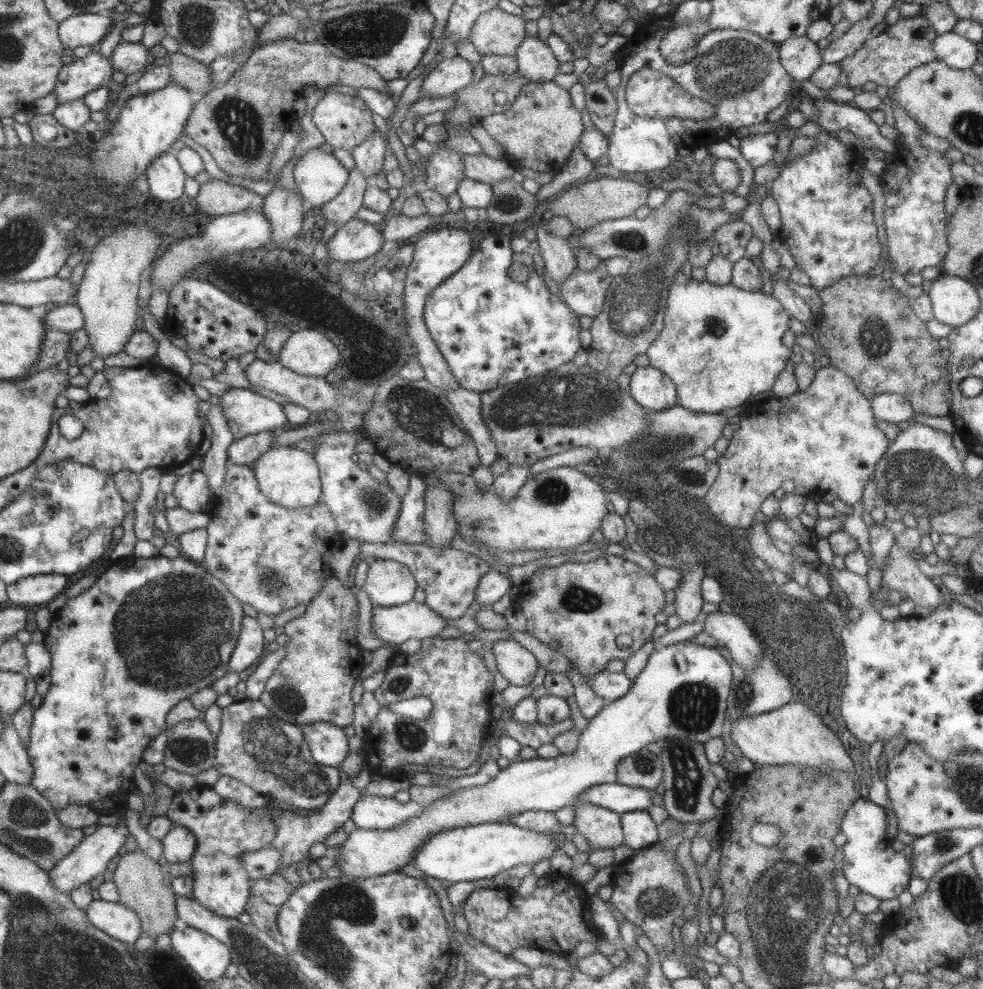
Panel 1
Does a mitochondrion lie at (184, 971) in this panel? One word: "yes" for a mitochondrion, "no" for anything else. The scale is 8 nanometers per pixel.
no

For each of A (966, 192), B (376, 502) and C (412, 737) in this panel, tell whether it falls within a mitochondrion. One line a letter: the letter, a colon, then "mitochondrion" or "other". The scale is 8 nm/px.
A: other
B: mitochondrion
C: mitochondrion

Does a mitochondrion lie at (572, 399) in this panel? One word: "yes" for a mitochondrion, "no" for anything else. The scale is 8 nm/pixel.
yes

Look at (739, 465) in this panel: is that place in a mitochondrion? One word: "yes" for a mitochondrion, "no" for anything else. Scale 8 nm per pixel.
no

